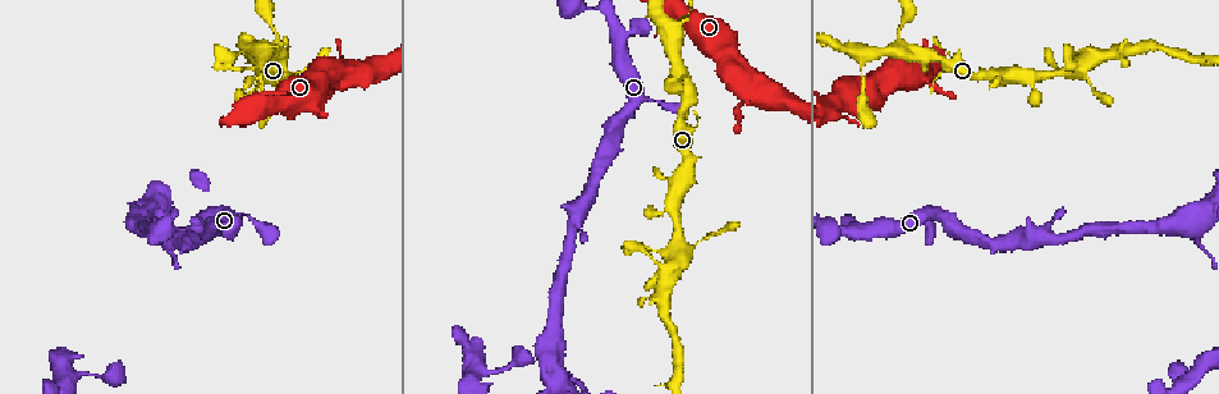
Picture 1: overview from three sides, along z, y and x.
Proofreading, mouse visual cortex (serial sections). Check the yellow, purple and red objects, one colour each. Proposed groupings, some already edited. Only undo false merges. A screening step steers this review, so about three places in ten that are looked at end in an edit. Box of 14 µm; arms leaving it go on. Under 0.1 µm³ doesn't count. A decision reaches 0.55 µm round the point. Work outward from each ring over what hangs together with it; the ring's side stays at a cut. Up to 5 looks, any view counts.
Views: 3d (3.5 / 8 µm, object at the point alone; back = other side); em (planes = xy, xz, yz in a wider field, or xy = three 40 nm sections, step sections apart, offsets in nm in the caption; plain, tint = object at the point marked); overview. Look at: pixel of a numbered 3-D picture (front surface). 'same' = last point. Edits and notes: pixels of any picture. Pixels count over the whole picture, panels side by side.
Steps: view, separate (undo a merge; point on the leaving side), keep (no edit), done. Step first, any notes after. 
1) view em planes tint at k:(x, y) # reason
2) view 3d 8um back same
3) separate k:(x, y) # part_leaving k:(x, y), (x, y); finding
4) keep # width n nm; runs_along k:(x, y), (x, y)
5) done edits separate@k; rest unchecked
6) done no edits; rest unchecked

view 3d 3.5um at 1:(649, 251) # sudden change in width

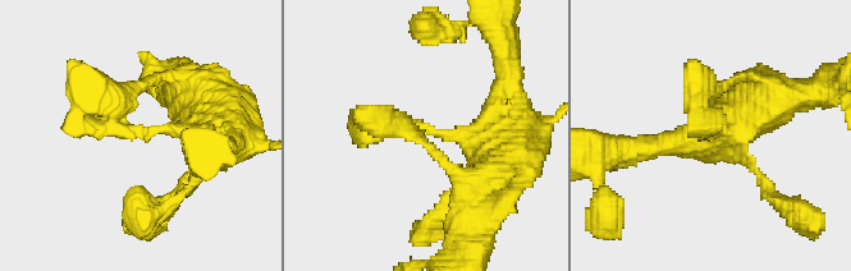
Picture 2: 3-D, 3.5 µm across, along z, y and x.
view em xy step 1 tint at 2:(150, 129)

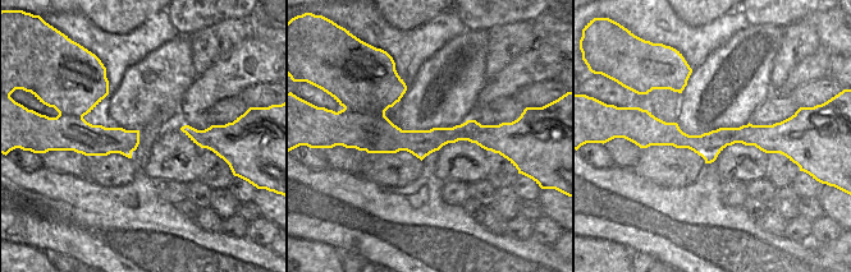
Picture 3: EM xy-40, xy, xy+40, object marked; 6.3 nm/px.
keep # runs_along 3:(346, 127), (515, 147); one cell here

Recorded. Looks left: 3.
view 3d 8um at 1:(604, 9) # sharp bend

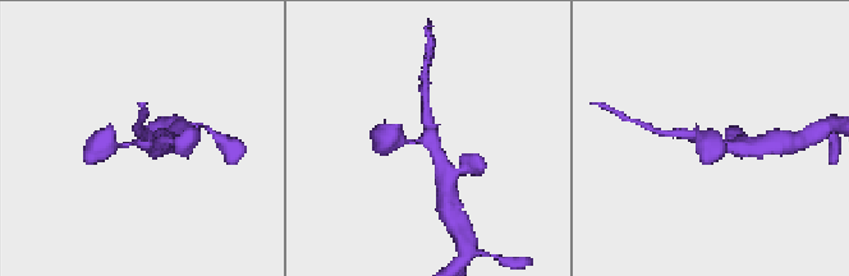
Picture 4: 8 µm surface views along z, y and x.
view em xy step 2 tint at 4:(141, 143) # shape alone is not enough

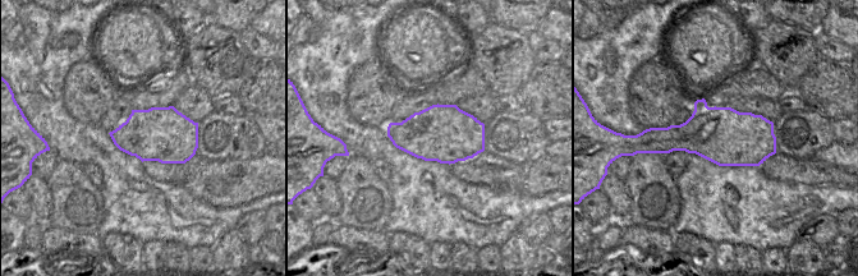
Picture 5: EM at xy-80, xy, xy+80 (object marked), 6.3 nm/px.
separate 4:(425, 101) # a second cell is stuck on

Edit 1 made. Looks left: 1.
done edits separate@4; rest unchecked

